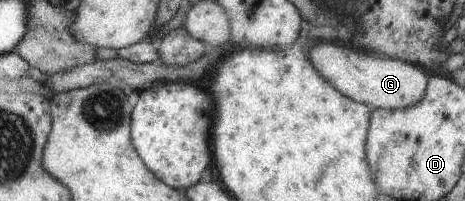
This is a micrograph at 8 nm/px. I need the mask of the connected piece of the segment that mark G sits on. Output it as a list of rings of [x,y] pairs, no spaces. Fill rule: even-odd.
[[[320,42],[307,50],[311,64],[347,98],[372,108],[398,109],[416,106],[427,93],[431,73],[398,58],[375,56],[358,48],[340,48],[332,42]]]

